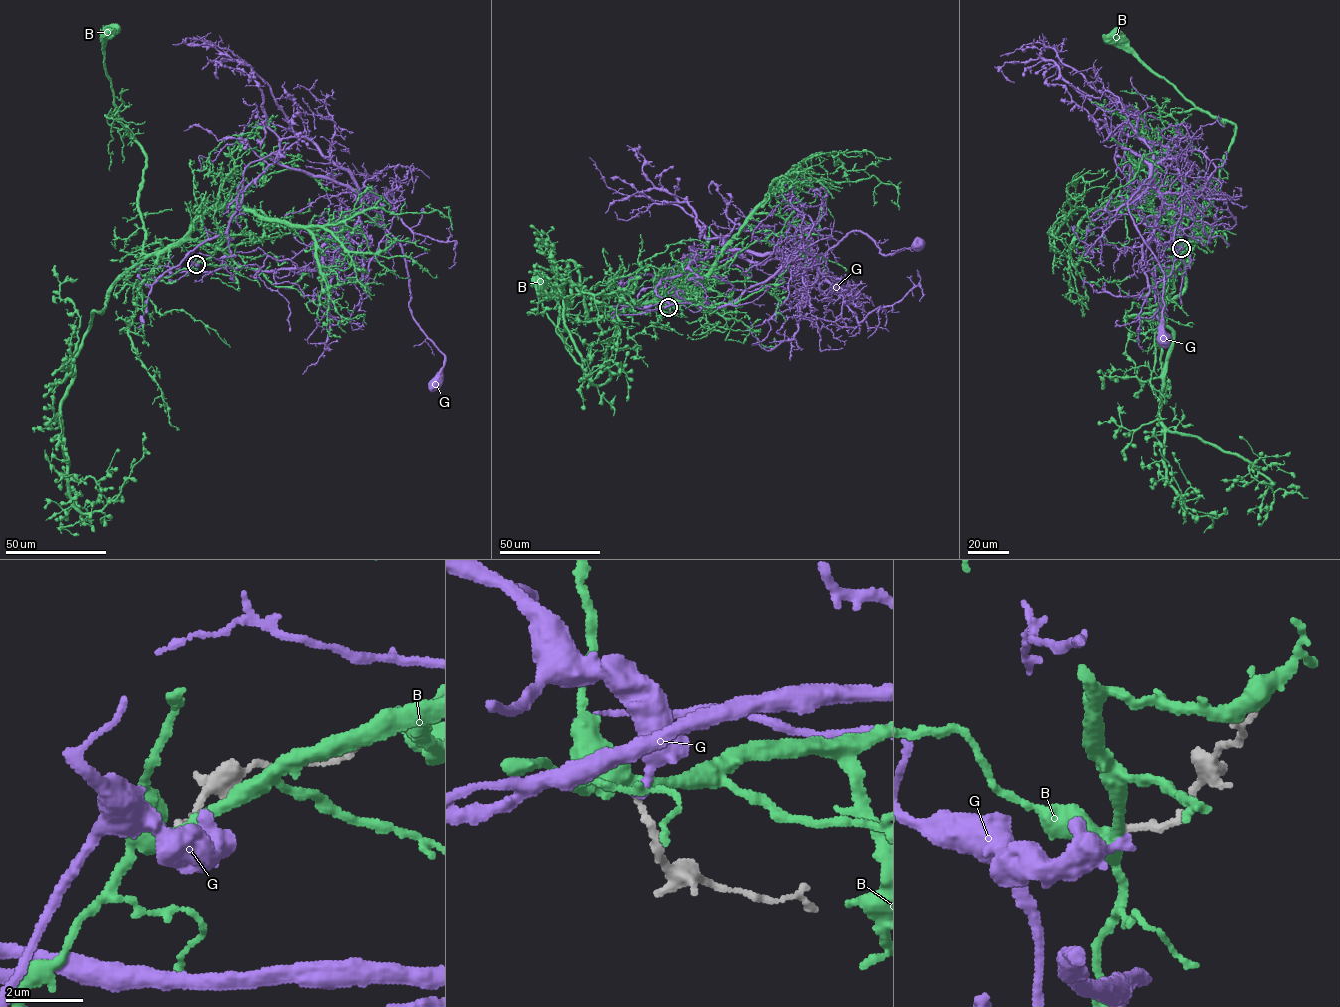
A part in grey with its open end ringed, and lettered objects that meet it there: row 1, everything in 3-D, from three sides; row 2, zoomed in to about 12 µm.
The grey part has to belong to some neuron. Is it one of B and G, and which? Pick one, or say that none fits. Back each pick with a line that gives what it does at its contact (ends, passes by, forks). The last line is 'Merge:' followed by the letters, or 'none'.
Merge: none

